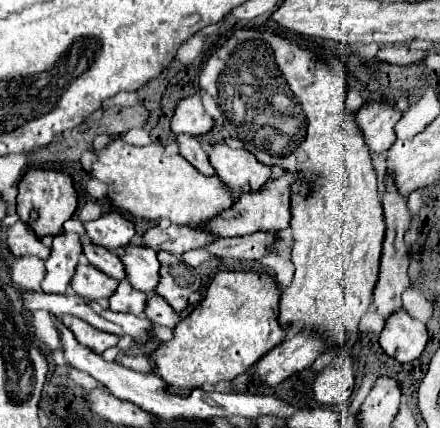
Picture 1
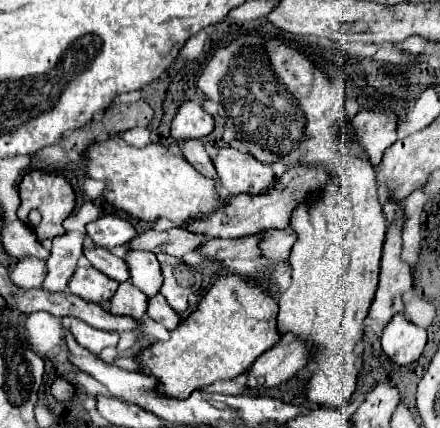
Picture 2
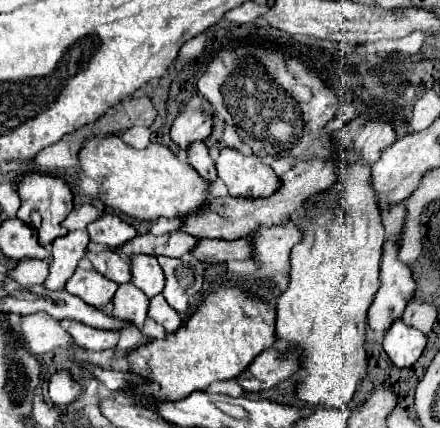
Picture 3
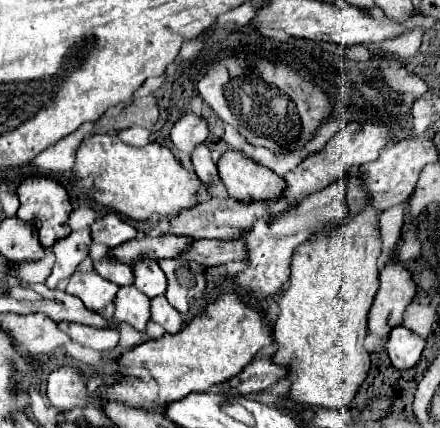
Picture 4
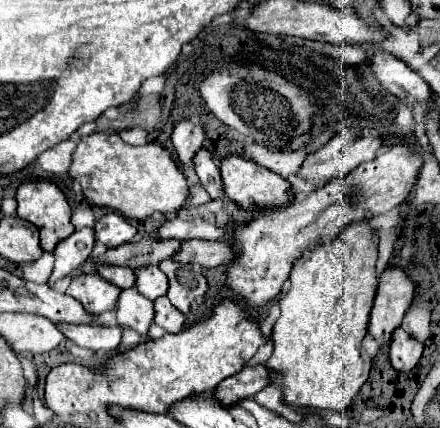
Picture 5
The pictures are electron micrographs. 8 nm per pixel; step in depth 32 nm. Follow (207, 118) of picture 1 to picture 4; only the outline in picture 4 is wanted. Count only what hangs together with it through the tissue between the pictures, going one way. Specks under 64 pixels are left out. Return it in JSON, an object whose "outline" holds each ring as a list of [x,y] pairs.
{"outline":[[[194,112],[184,114],[170,132],[170,140],[178,148],[184,164],[190,162],[194,148],[200,146],[206,140],[206,136],[208,136],[208,124]]]}

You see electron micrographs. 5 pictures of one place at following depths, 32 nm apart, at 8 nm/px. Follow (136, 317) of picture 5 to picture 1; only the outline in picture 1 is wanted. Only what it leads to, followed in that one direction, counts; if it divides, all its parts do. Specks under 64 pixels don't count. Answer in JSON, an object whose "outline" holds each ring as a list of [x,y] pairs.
{"outline":[[[122,280],[116,288],[116,292],[110,296],[110,310],[112,312],[130,312],[134,316],[140,316],[146,308],[146,294],[132,288],[128,280]]]}

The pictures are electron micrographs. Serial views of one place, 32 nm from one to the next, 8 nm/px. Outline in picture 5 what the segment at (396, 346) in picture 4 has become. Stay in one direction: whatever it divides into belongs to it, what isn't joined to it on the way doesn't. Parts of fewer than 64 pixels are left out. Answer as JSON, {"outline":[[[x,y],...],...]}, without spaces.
{"outline":[[[396,328],[390,344],[390,362],[398,372],[410,372],[422,356],[422,344],[408,336],[402,328]]]}

